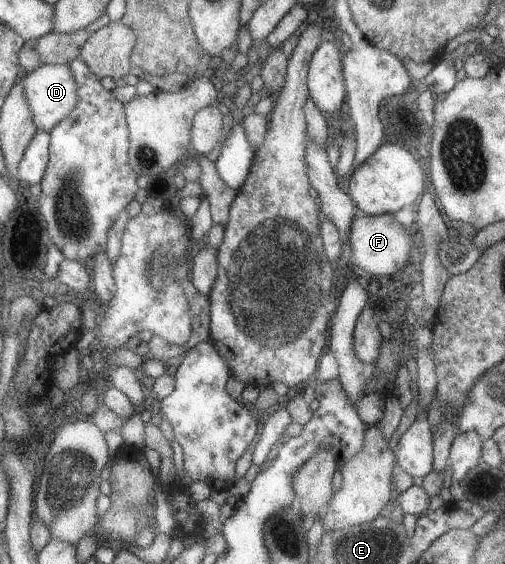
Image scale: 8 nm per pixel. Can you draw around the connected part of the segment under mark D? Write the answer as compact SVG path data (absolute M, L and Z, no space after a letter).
M43 64L30 74L25 74L22 82L38 130L51 132L78 106L78 82L70 65Z

